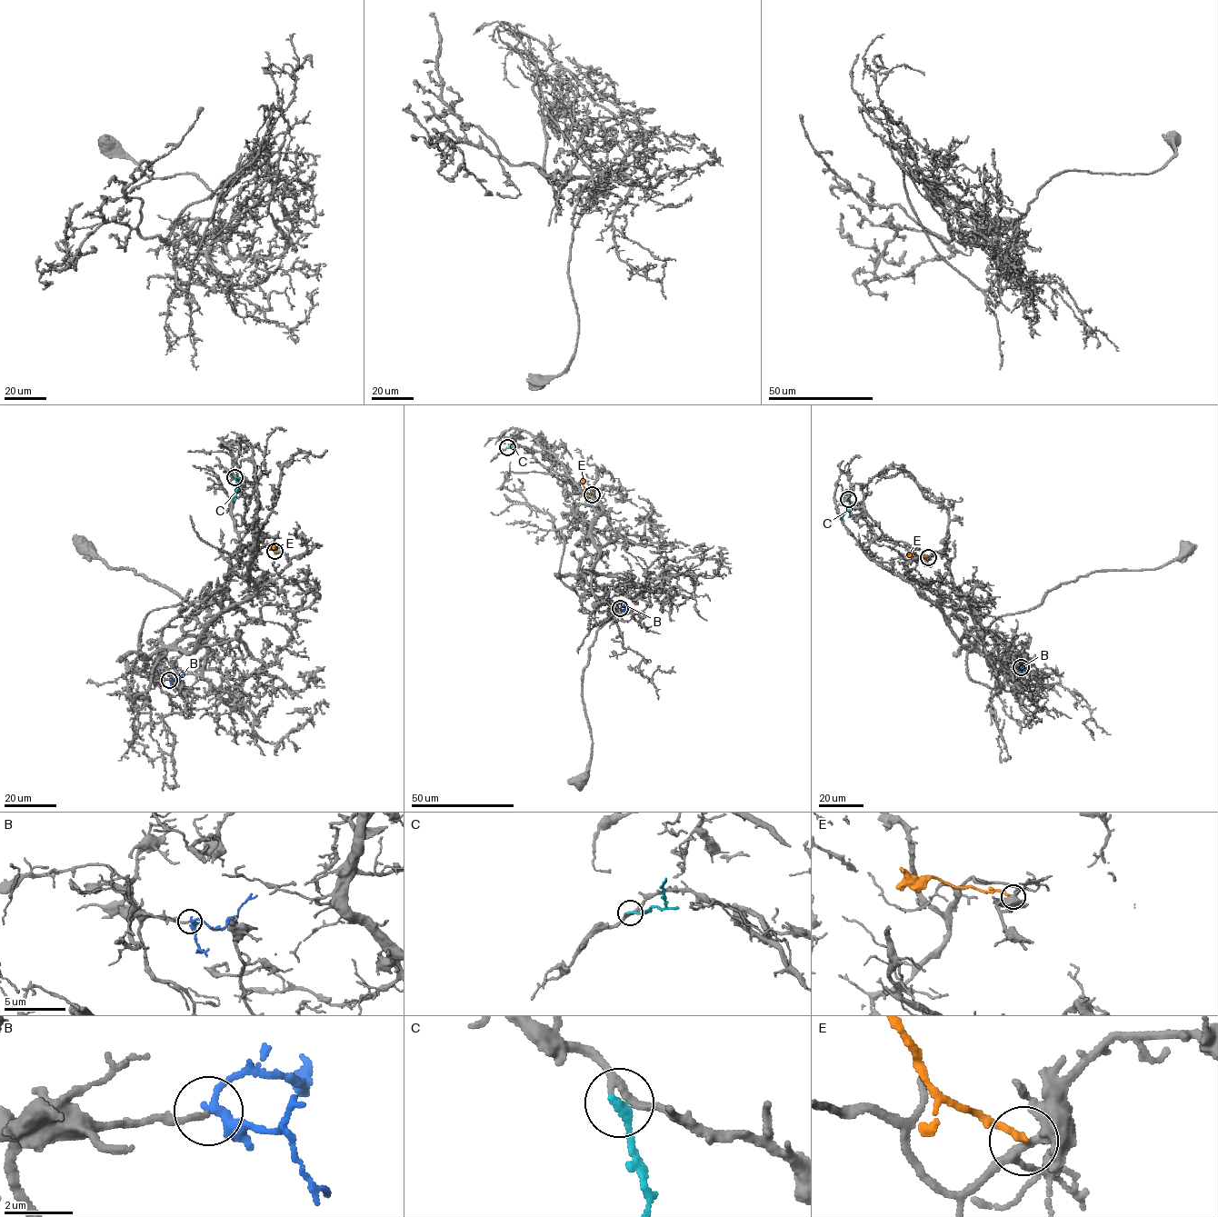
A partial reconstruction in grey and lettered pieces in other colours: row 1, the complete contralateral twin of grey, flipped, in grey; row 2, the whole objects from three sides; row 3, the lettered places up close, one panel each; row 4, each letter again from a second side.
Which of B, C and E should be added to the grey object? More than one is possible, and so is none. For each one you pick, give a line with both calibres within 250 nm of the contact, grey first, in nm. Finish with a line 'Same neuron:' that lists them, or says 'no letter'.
B: 160 nm thick on the grey side, 220 nm on the other
C: 240 nm thick on the grey side, 240 nm on the other
Same neuron: B, C

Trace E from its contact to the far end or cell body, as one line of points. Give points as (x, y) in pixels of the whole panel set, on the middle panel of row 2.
E: (592, 494), (586, 491), (583, 478)

